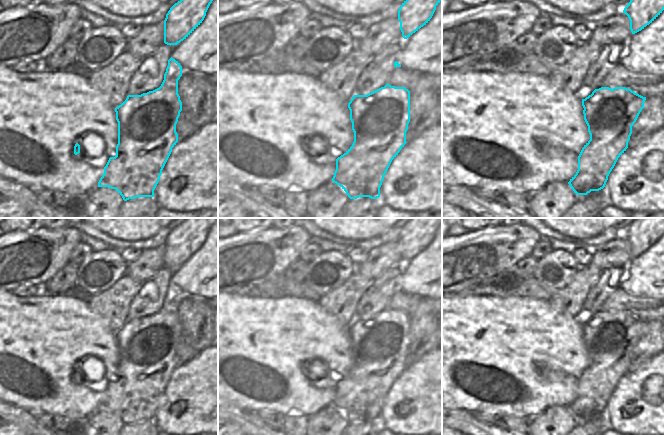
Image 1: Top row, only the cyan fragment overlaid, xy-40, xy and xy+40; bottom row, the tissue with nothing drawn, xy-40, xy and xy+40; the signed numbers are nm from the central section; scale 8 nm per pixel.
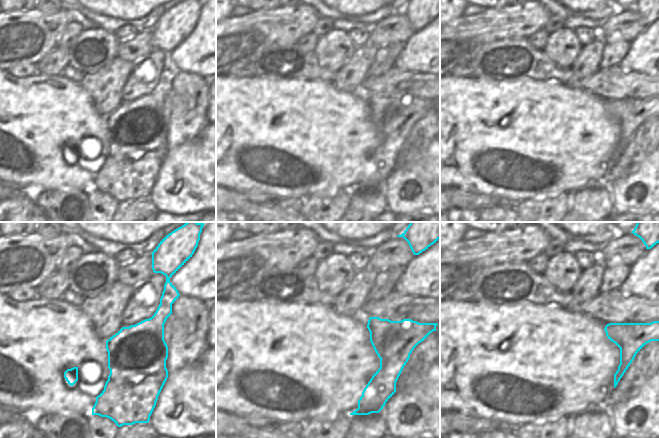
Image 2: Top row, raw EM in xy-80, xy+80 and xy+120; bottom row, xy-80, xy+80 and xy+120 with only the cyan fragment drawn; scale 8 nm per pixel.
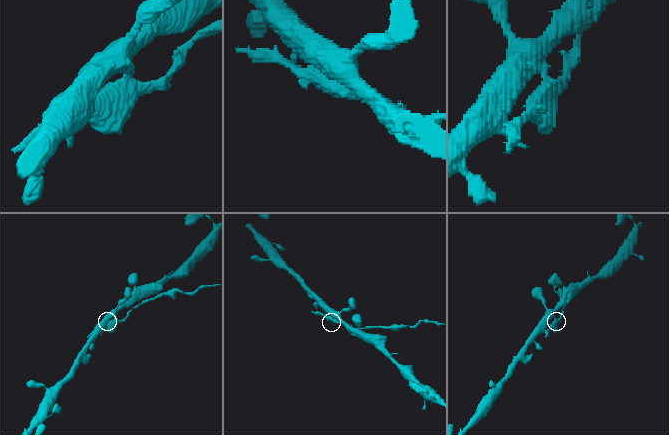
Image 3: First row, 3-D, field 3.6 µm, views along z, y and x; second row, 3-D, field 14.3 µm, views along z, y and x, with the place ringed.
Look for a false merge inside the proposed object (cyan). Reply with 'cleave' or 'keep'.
cleave

